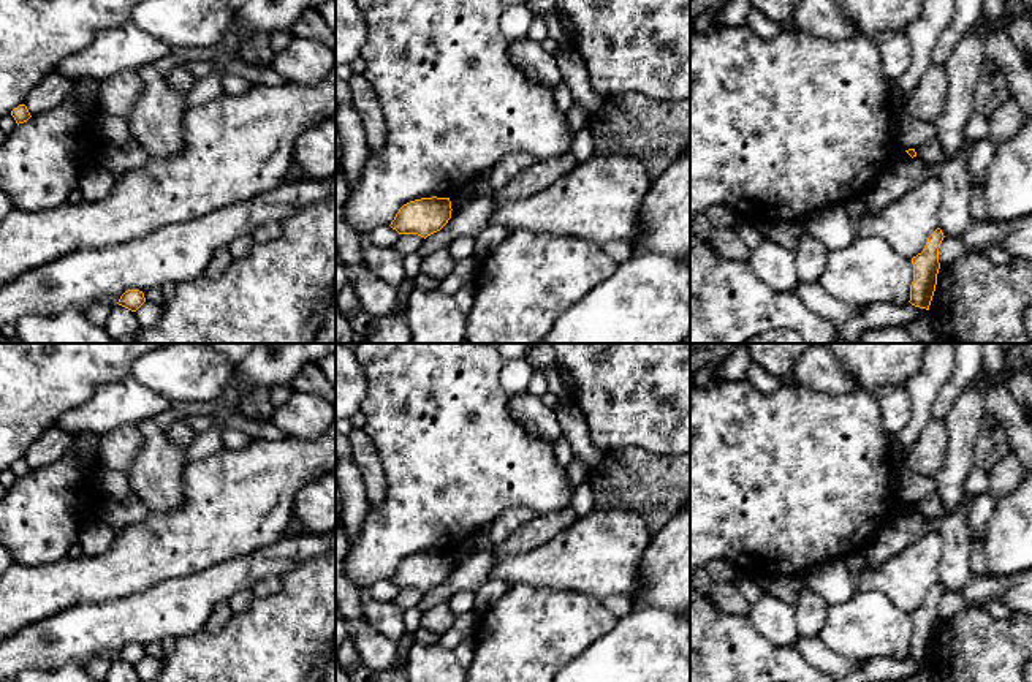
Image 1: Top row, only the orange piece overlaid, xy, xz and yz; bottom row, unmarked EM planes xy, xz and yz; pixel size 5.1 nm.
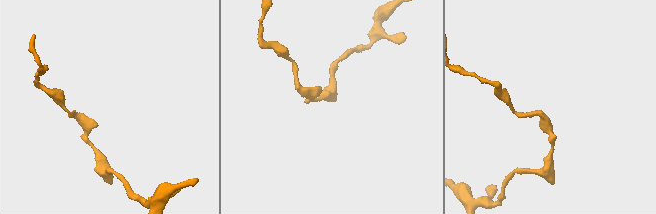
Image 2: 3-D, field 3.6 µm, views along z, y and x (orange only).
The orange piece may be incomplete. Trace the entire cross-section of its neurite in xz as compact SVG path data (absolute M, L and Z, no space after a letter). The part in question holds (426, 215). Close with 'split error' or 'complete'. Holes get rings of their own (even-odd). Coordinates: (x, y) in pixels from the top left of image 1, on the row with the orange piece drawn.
M421 198L404 204L391 222L399 234L427 237L440 231L451 218L450 198Z; complete

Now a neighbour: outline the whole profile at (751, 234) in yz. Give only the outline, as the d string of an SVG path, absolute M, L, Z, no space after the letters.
M738 218L738 222L734 223L734 229L741 241L749 247L749 250L758 247L758 244L763 239L760 226L749 223L746 220Z

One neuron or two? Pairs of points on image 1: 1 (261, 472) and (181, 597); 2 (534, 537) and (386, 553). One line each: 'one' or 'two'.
1: two
2: two

